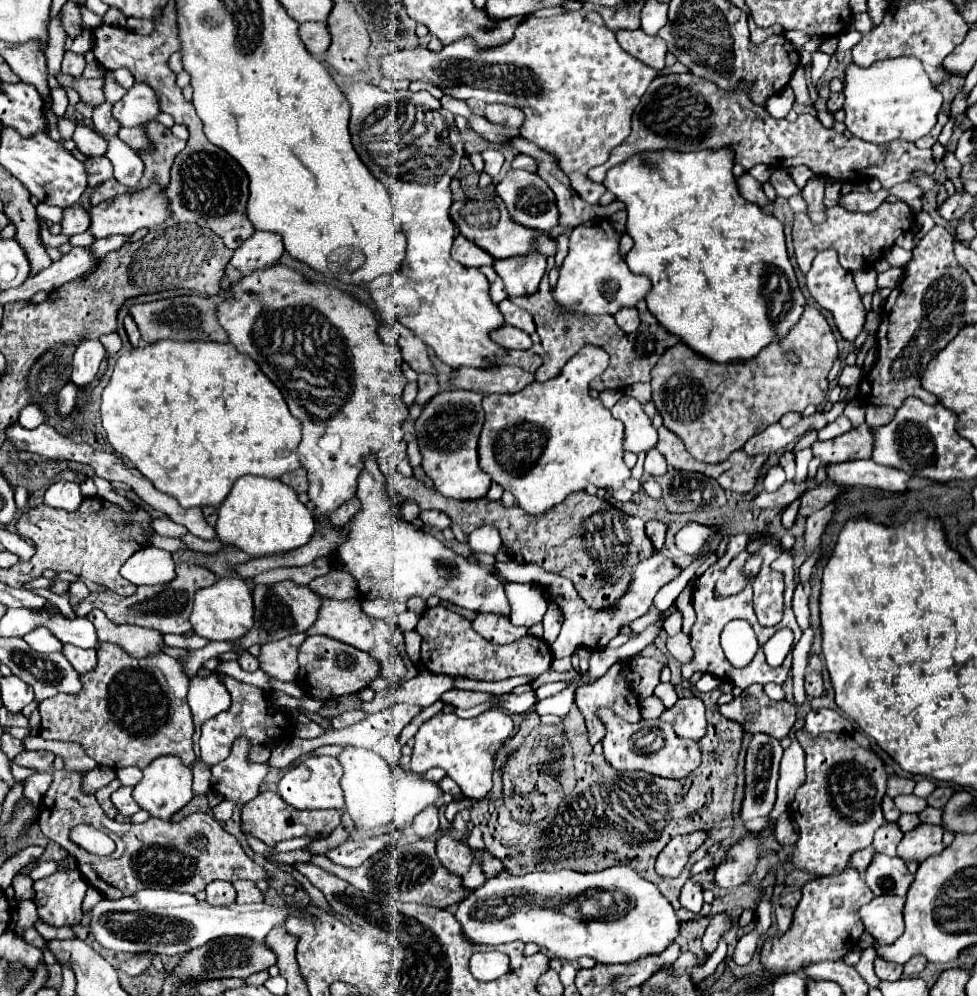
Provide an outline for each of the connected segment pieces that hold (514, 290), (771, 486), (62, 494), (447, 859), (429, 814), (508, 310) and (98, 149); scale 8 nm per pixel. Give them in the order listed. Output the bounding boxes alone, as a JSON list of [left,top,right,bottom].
[[493,254,545,296],[763,466,785,492],[45,480,83,512],[437,834,473,876],[413,806,439,838],[499,300,535,334],[73,126,107,156]]

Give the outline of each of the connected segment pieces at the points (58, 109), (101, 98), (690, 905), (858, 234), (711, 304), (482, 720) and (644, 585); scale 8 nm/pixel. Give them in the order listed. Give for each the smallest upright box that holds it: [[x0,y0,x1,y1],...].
[[51,87,69,118],[55,72,105,106],[679,880,703,914],[793,202,915,274],[603,150,805,364],[411,710,513,800],[499,552,679,658]]

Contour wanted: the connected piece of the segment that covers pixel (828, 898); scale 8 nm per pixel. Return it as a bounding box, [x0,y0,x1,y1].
[761,868,874,972]

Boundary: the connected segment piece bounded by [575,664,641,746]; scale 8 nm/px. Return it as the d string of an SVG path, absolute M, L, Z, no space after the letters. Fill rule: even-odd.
M613 664L605 676L601 676L599 680L595 680L591 684L579 686L575 692L575 702L577 702L577 706L585 718L589 742L593 746L597 742L601 742L605 736L605 726L595 716L597 708L609 706L627 722L639 722L641 720L639 700L637 700L635 692L623 680L625 670L627 668L623 664Z

